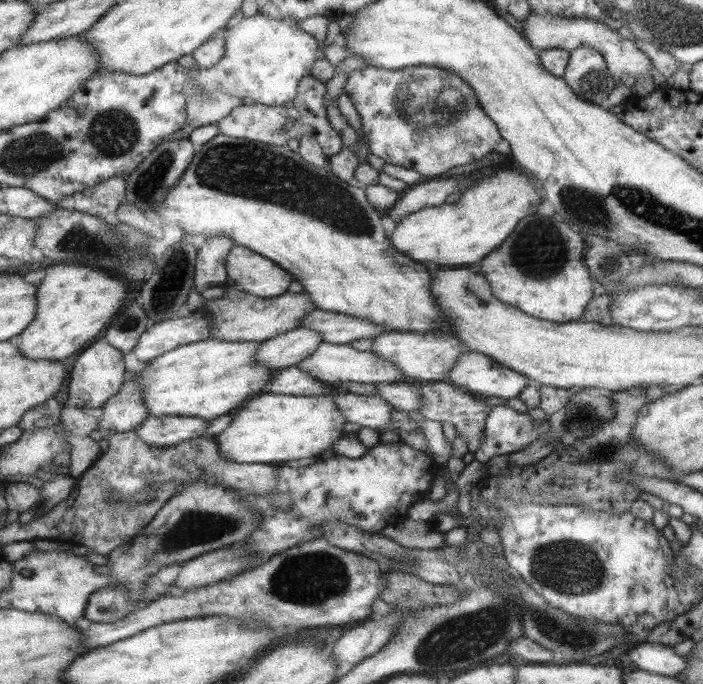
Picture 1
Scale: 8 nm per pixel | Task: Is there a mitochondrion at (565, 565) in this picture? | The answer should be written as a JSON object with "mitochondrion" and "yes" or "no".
{"mitochondrion":"yes"}

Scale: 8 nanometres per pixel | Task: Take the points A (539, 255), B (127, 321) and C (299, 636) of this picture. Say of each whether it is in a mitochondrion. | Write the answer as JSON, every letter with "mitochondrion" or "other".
{"A":"mitochondrion","B":"mitochondrion","C":"other"}

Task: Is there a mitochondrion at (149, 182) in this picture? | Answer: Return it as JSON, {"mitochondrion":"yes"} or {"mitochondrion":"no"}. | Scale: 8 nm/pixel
{"mitochondrion":"yes"}

